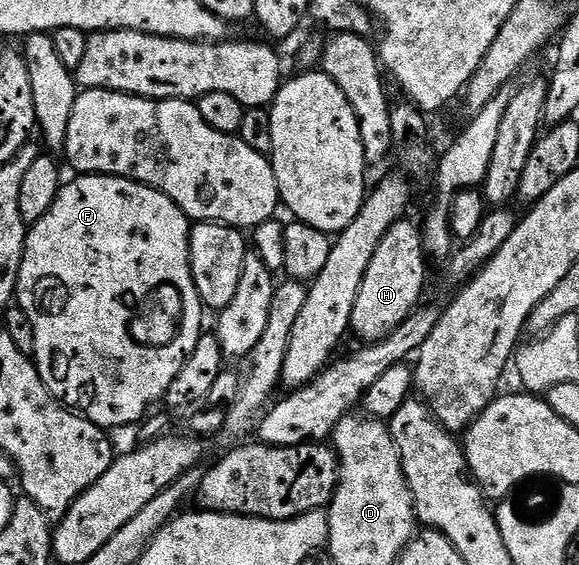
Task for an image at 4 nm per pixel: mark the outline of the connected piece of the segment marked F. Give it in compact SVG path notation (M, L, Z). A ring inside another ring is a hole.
M78 175L71 183L70 180L63 182L56 201L52 201L52 209L48 209L48 213L44 213L44 217L40 217L40 221L36 221L27 230L24 257L18 274L16 303L24 309L24 313L28 313L28 321L32 321L32 329L36 333L36 345L32 356L34 364L38 366L38 372L46 388L54 394L54 398L63 407L68 407L71 411L84 416L98 427L111 429L110 427L130 427L133 423L141 424L151 410L149 407L153 403L161 404L165 400L172 381L177 380L178 374L186 364L186 359L196 349L198 339L204 334L202 328L204 308L190 268L191 226L191 220L187 219L174 202L164 197L164 193L145 187L143 183L121 179L115 175ZM162 279L166 279L166 283L174 283L174 287L182 291L182 299L186 299L186 335L182 335L182 339L178 339L174 347L166 347L166 351L154 351L154 347L138 347L138 339L130 335L130 327L126 327L126 323L130 323L130 307L134 307L134 303L138 303L138 299L142 299L142 295L146 295L146 291L150 291L154 283L162 283Z

